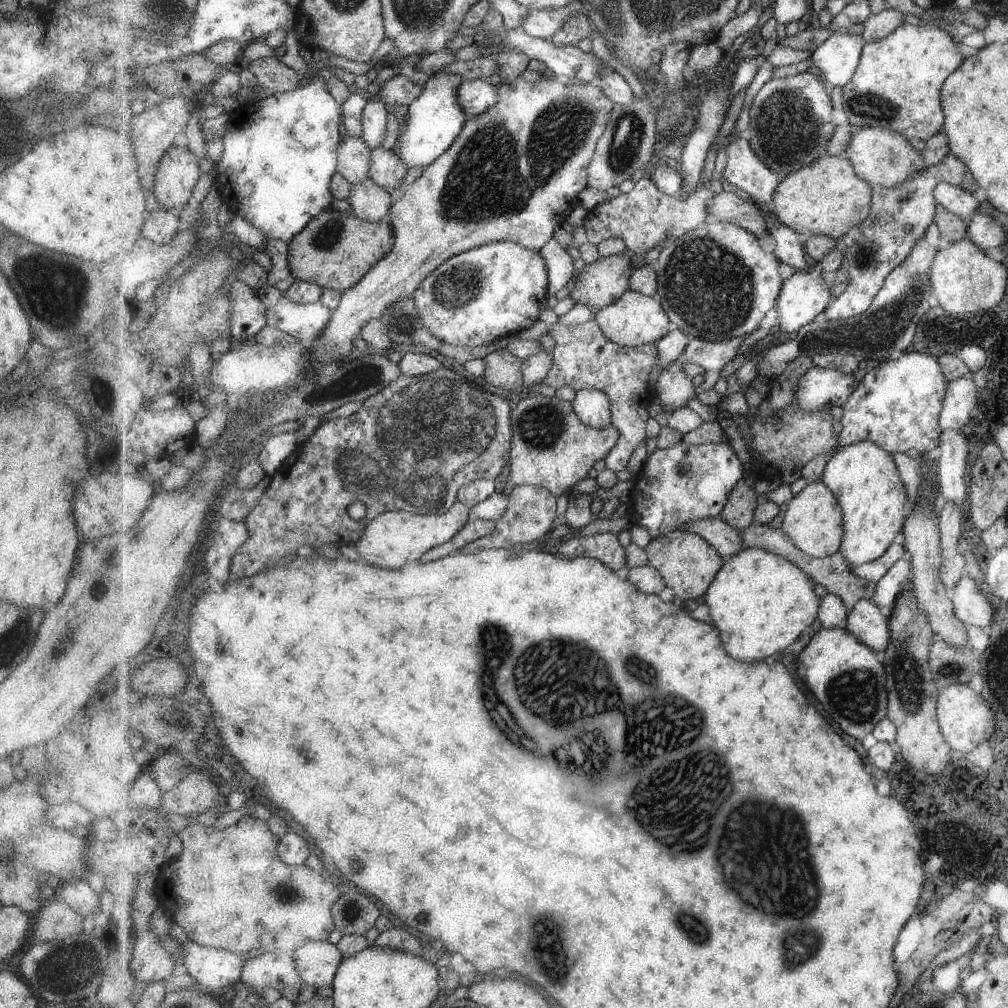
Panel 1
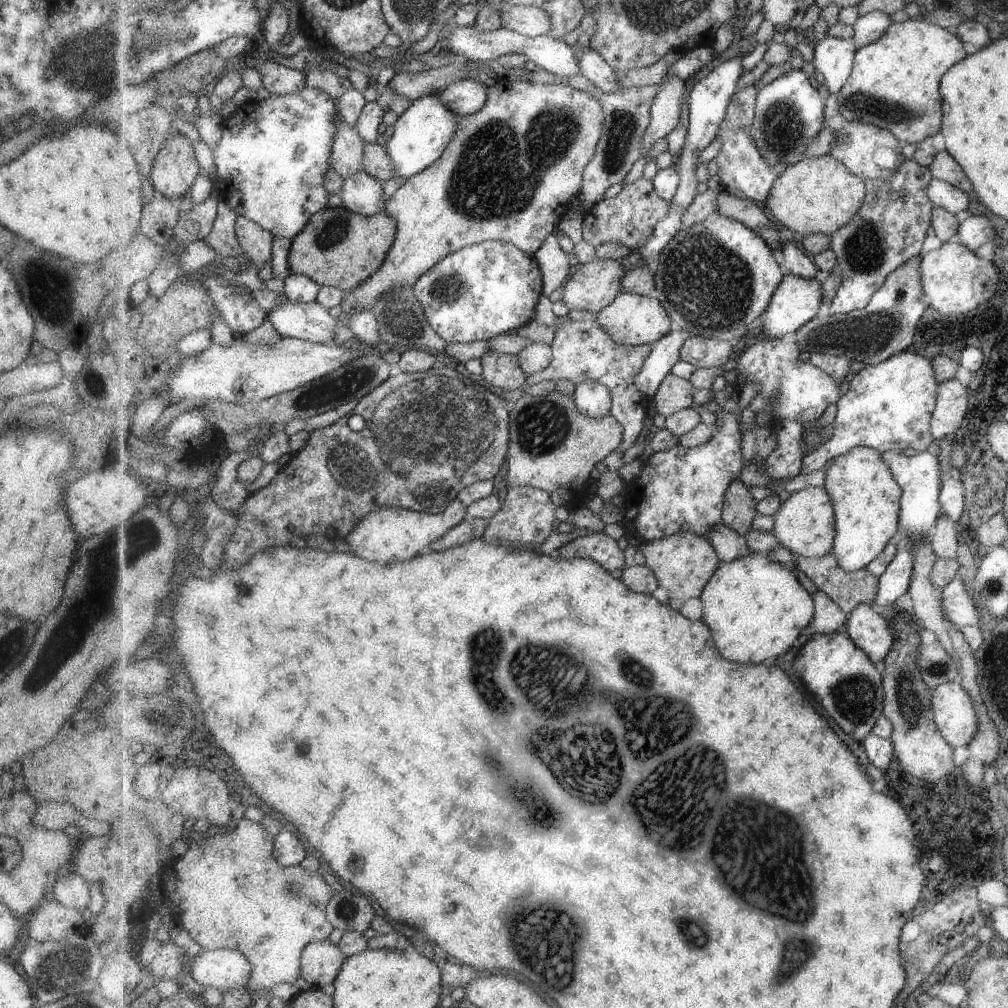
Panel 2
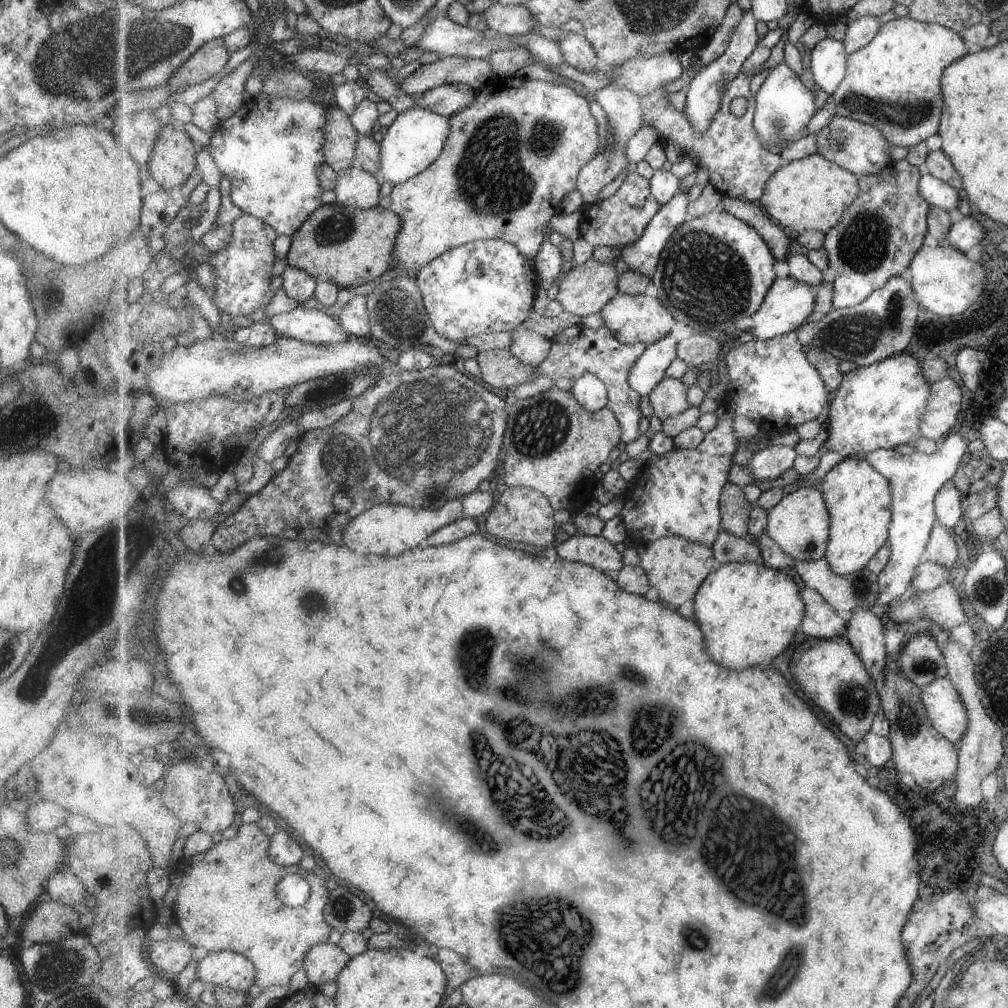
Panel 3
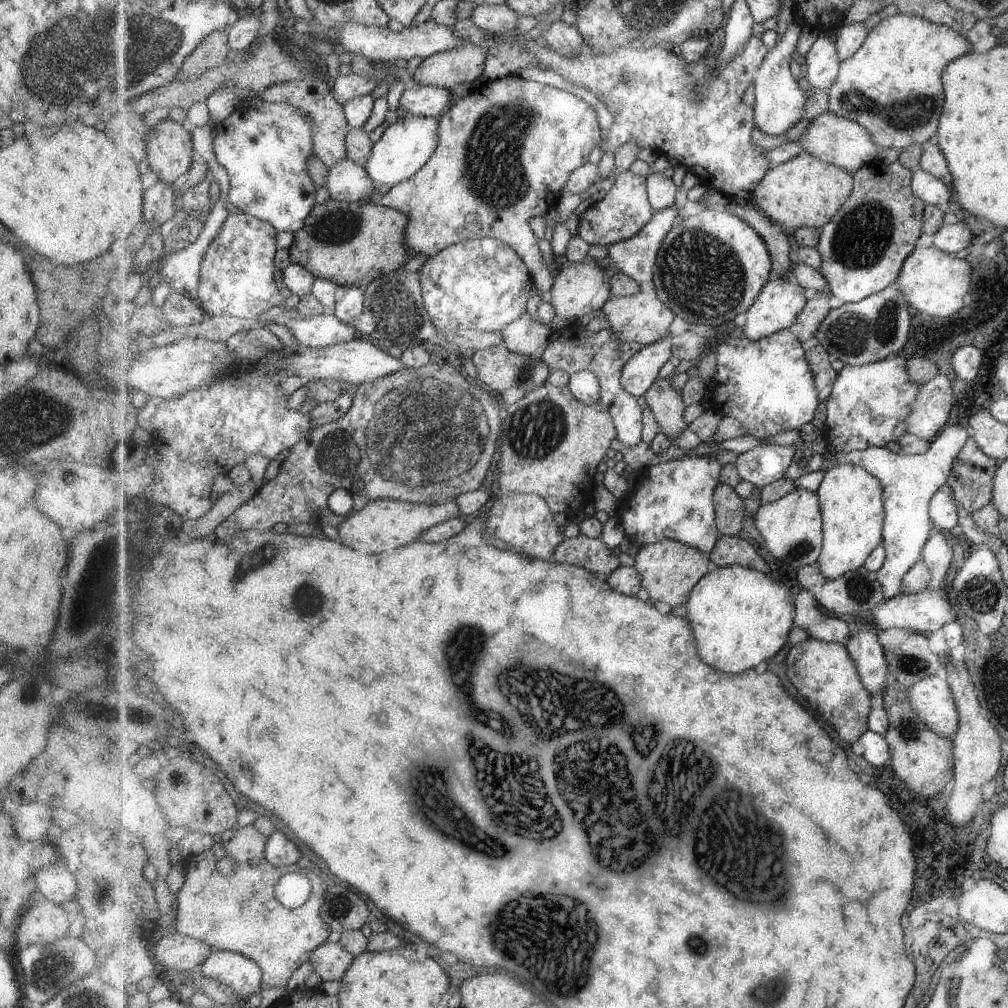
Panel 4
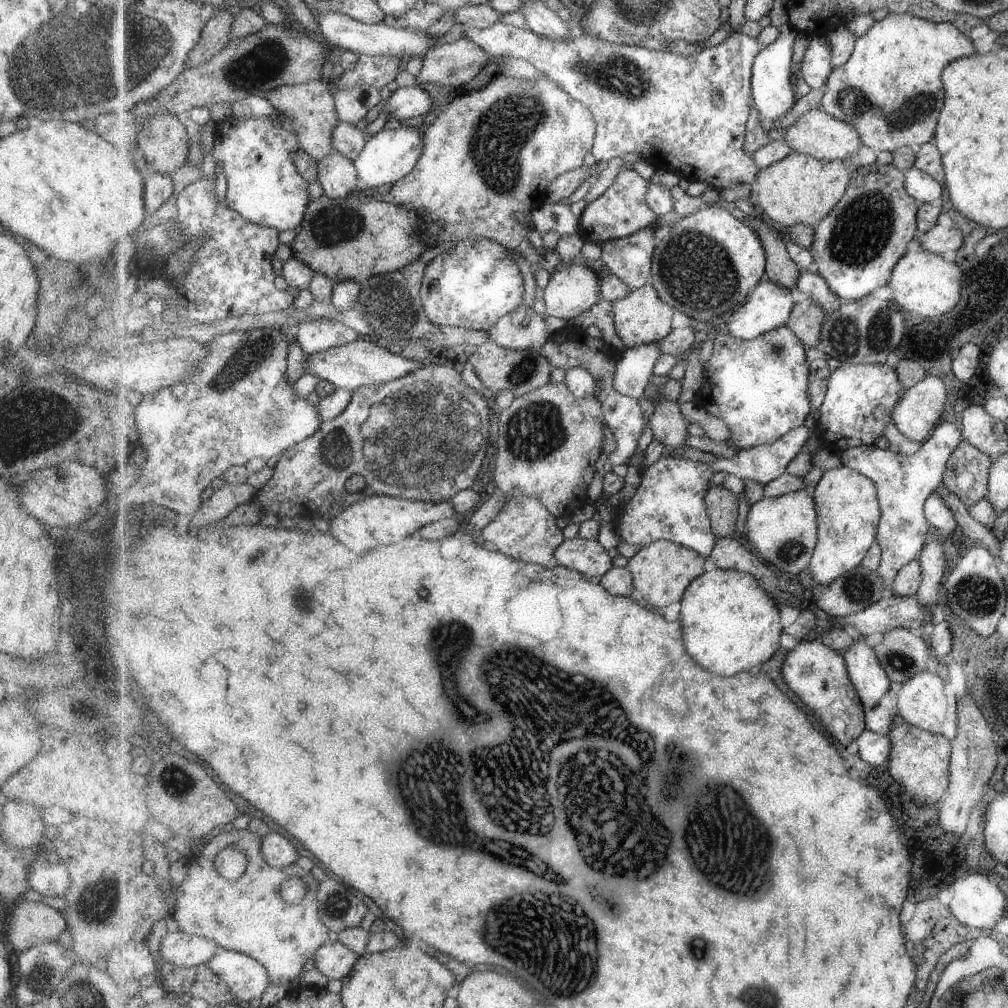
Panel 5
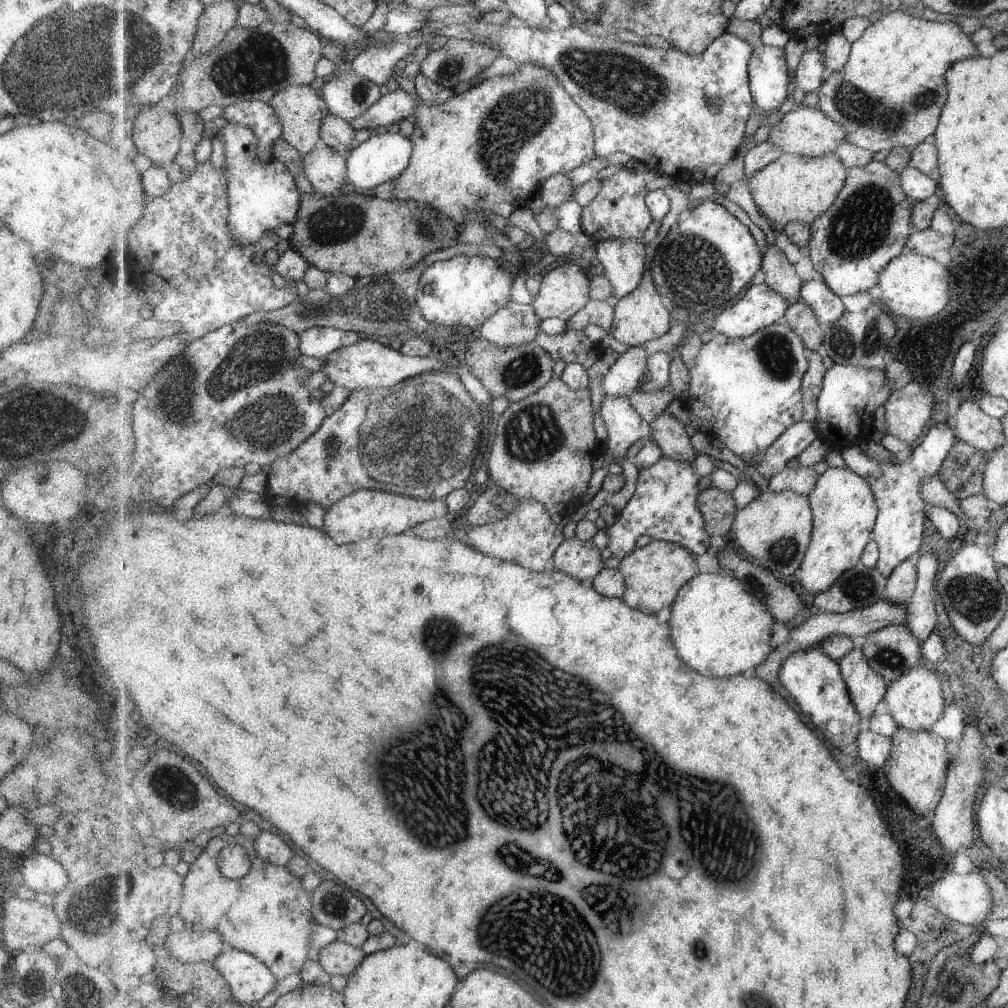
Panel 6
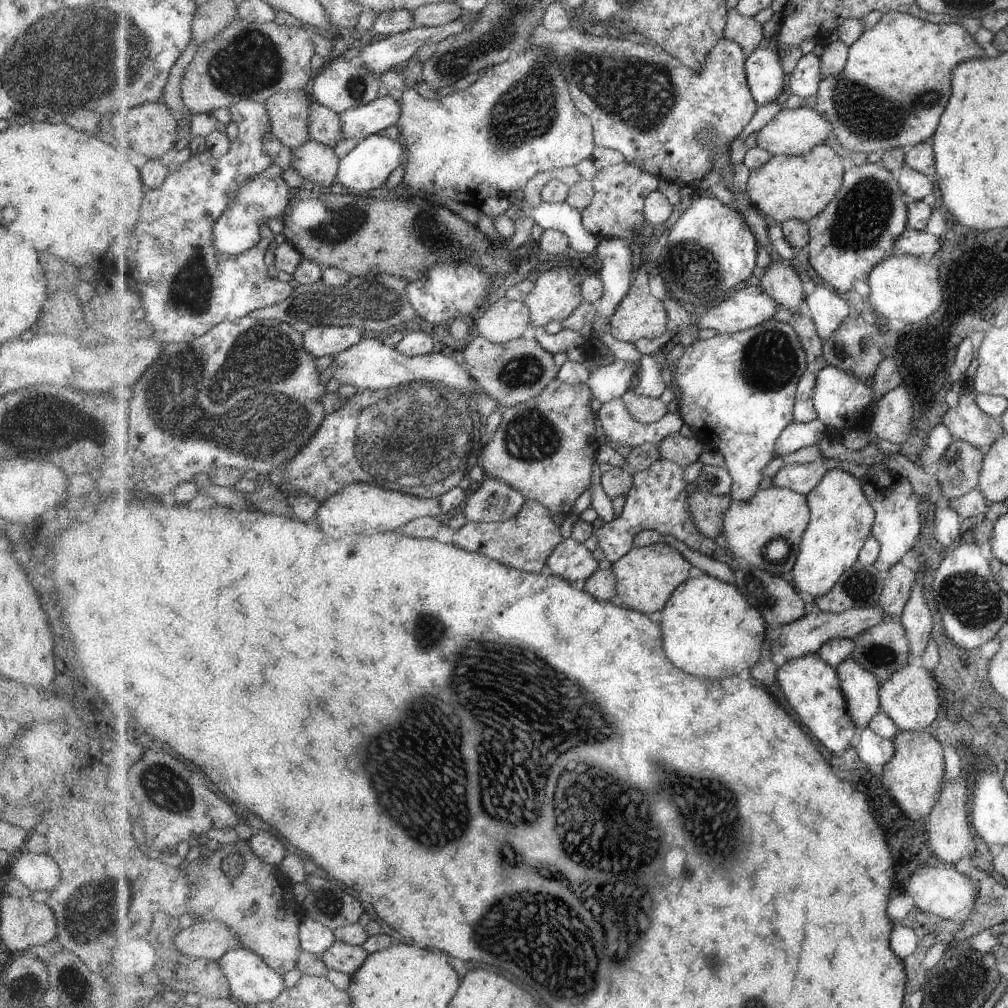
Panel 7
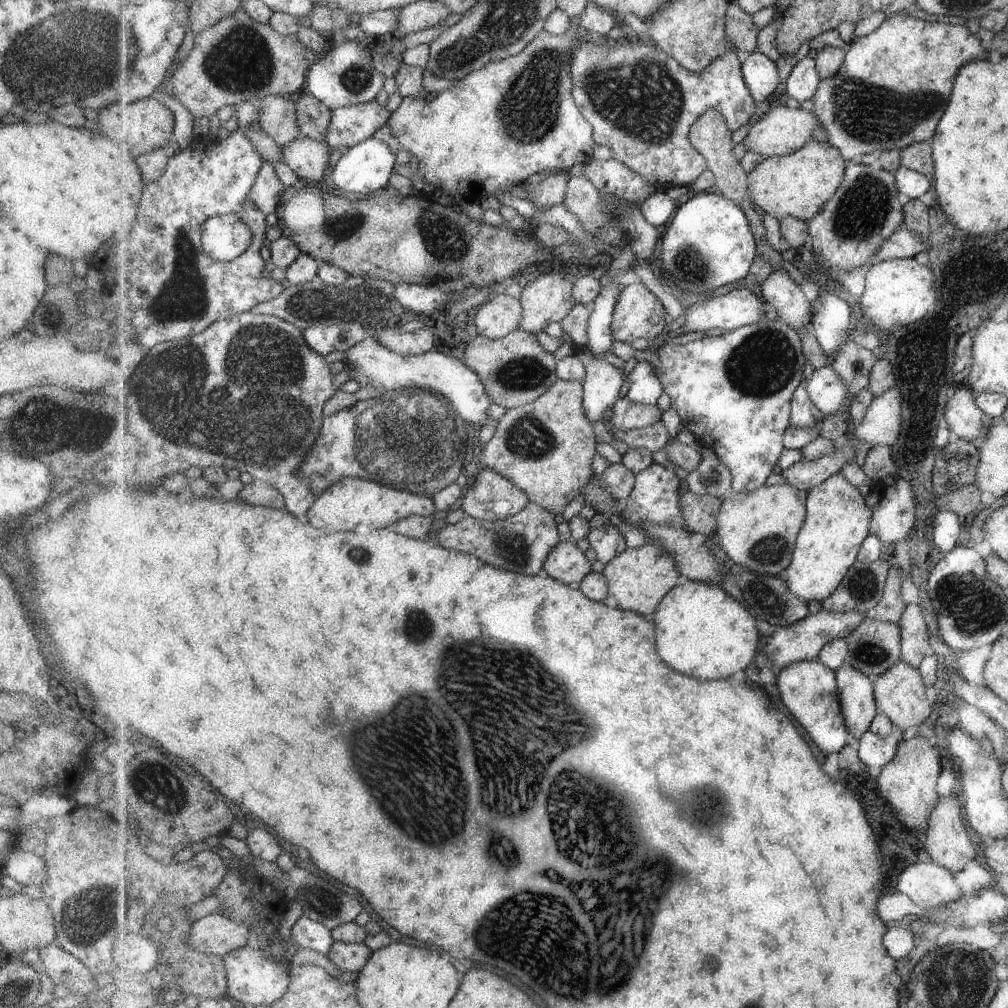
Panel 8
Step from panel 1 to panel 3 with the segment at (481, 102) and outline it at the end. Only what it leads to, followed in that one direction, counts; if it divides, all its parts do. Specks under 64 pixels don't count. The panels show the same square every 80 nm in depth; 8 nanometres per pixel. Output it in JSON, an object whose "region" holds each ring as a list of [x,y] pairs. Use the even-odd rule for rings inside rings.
{"region":[[[449,84],[427,90],[425,94],[416,97],[415,104],[429,108],[441,116],[451,117],[471,106],[477,96],[479,91],[465,84]]]}

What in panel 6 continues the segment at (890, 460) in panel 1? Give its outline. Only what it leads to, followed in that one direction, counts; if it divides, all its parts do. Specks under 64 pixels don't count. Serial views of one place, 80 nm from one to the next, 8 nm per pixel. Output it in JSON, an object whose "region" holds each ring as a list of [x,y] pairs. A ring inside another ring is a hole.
{"region":[[[828,468],[819,475],[817,486],[808,496],[814,510],[814,528],[797,578],[815,596],[832,588],[845,572],[861,563],[867,544],[874,540],[878,505],[870,482],[849,468]]]}

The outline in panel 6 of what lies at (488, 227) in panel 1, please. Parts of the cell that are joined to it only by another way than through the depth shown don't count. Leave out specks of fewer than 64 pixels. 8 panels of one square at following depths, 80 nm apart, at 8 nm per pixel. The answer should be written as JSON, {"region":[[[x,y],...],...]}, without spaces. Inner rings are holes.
{"region":[[[531,62],[519,63],[517,71],[513,74],[494,76],[483,80],[471,86],[462,94],[451,96],[438,106],[427,106],[420,99],[419,95],[415,92],[415,82],[413,80],[403,78],[403,76],[395,76],[395,79],[398,81],[400,89],[405,90],[407,94],[411,94],[417,100],[417,110],[415,110],[414,117],[405,126],[409,137],[413,140],[413,158],[411,158],[411,164],[407,166],[407,171],[403,172],[403,175],[396,180],[395,188],[392,190],[392,199],[414,199],[415,201],[429,204],[433,208],[437,208],[439,212],[447,214],[449,218],[453,218],[459,226],[466,226],[465,222],[467,222],[469,210],[483,212],[485,214],[484,226],[492,225],[490,214],[493,213],[493,208],[500,202],[508,202],[514,207],[524,205],[526,199],[531,198],[536,192],[539,193],[542,184],[550,180],[551,176],[571,172],[571,170],[579,168],[585,162],[585,158],[589,157],[592,159],[596,157],[596,135],[590,117],[575,103],[574,98],[570,96],[570,93],[559,82],[559,78],[549,68],[543,68],[539,64],[531,64]]]}

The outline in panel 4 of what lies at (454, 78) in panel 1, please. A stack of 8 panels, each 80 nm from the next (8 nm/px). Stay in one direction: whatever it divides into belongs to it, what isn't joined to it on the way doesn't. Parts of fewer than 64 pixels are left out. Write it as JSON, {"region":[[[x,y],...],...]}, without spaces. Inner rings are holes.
{"region":[[[404,114],[398,121],[389,125],[377,142],[373,144],[371,158],[367,162],[367,176],[371,176],[373,184],[377,186],[386,184],[393,187],[410,180],[425,164],[429,163],[431,156],[439,147],[439,118],[415,116]]]}

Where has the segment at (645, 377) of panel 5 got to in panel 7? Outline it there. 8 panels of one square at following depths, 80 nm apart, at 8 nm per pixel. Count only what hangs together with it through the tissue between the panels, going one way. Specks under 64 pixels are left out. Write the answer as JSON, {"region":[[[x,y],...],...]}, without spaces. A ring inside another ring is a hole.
{"region":[[[615,360],[608,366],[600,364],[589,370],[586,384],[591,388],[593,400],[604,405],[622,398],[623,394],[633,390],[637,370],[635,364],[623,360]]]}

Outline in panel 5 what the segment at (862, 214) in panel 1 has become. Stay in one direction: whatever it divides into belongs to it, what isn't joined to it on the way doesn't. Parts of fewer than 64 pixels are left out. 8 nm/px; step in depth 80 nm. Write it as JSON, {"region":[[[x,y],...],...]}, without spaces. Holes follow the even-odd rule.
{"region":[[[794,152],[783,161],[761,170],[758,180],[751,185],[750,202],[770,223],[786,229],[791,241],[805,249],[811,249],[815,242],[815,228],[830,216],[849,190],[852,168],[843,163],[821,161],[813,156]]]}

